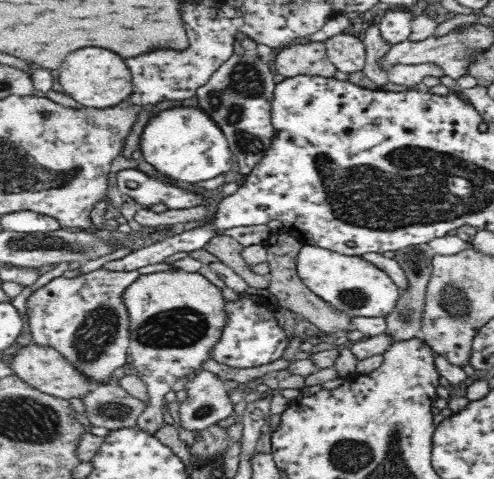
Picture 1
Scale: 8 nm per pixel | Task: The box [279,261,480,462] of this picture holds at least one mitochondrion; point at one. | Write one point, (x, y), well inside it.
(456, 303)

